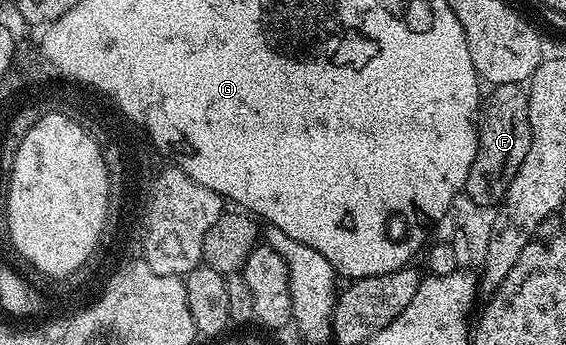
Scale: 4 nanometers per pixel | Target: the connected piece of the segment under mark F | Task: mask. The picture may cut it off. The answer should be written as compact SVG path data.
M498 84L484 97L479 109L477 153L467 174L464 195L479 206L497 206L507 194L512 179L519 171L531 145L531 126L528 124L528 94L520 84Z

